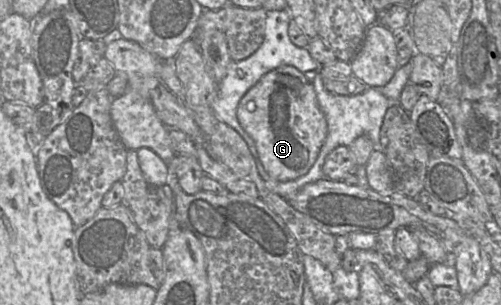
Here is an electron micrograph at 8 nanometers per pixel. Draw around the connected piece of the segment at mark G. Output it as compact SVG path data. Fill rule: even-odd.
M280 66L266 73L242 97L237 108L242 128L254 140L259 159L277 181L295 180L315 163L327 136L326 118L313 85L293 66Z

